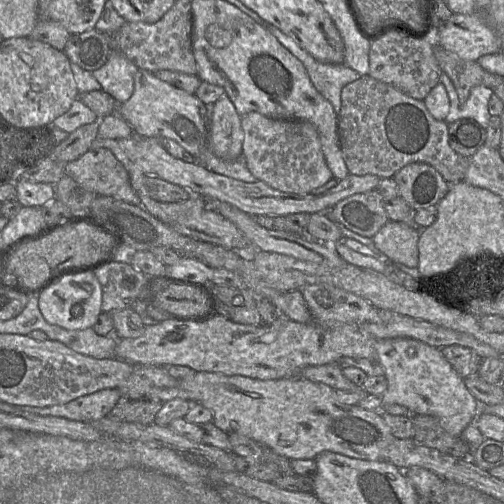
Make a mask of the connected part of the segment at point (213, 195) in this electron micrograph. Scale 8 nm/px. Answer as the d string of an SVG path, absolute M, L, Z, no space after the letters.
M133 135L118 139L129 159L134 162L145 175L157 176L170 183L189 190L193 195L206 199L229 203L251 216L287 216L295 213L321 213L331 210L339 201L354 194L374 190L381 180L377 175L357 176L349 174L338 184L320 195L285 193L274 189L262 181L243 182L206 169L197 161L189 163L170 155L163 147L160 139Z

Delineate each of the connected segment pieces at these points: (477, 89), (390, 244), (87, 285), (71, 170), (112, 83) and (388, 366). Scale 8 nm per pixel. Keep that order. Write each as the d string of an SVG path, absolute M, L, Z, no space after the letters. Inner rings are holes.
M442 73L440 82L445 86L450 100L450 110L445 119L447 124L463 118L470 118L484 129L488 127L491 117L488 111L488 103L494 93L490 88L483 85L474 86L466 101L461 104L456 89L447 74Z
M389 220L371 239L376 249L390 260L415 268L419 262L420 230L408 223Z
M92 271L66 275L39 293L39 309L47 322L69 330L92 327L102 312L102 286Z
M107 148L90 149L76 160L67 163L65 175L95 195L140 204L128 172Z
M112 50L106 63L91 73L102 90L111 95L118 104L122 104L133 94L134 78L138 70L121 52Z
M411 338L379 339L375 344L375 357L383 366L388 381L388 389L383 394L383 402L386 405L400 404L407 407L412 415L433 416L450 435L457 437L462 435L477 414L478 401L440 349Z

